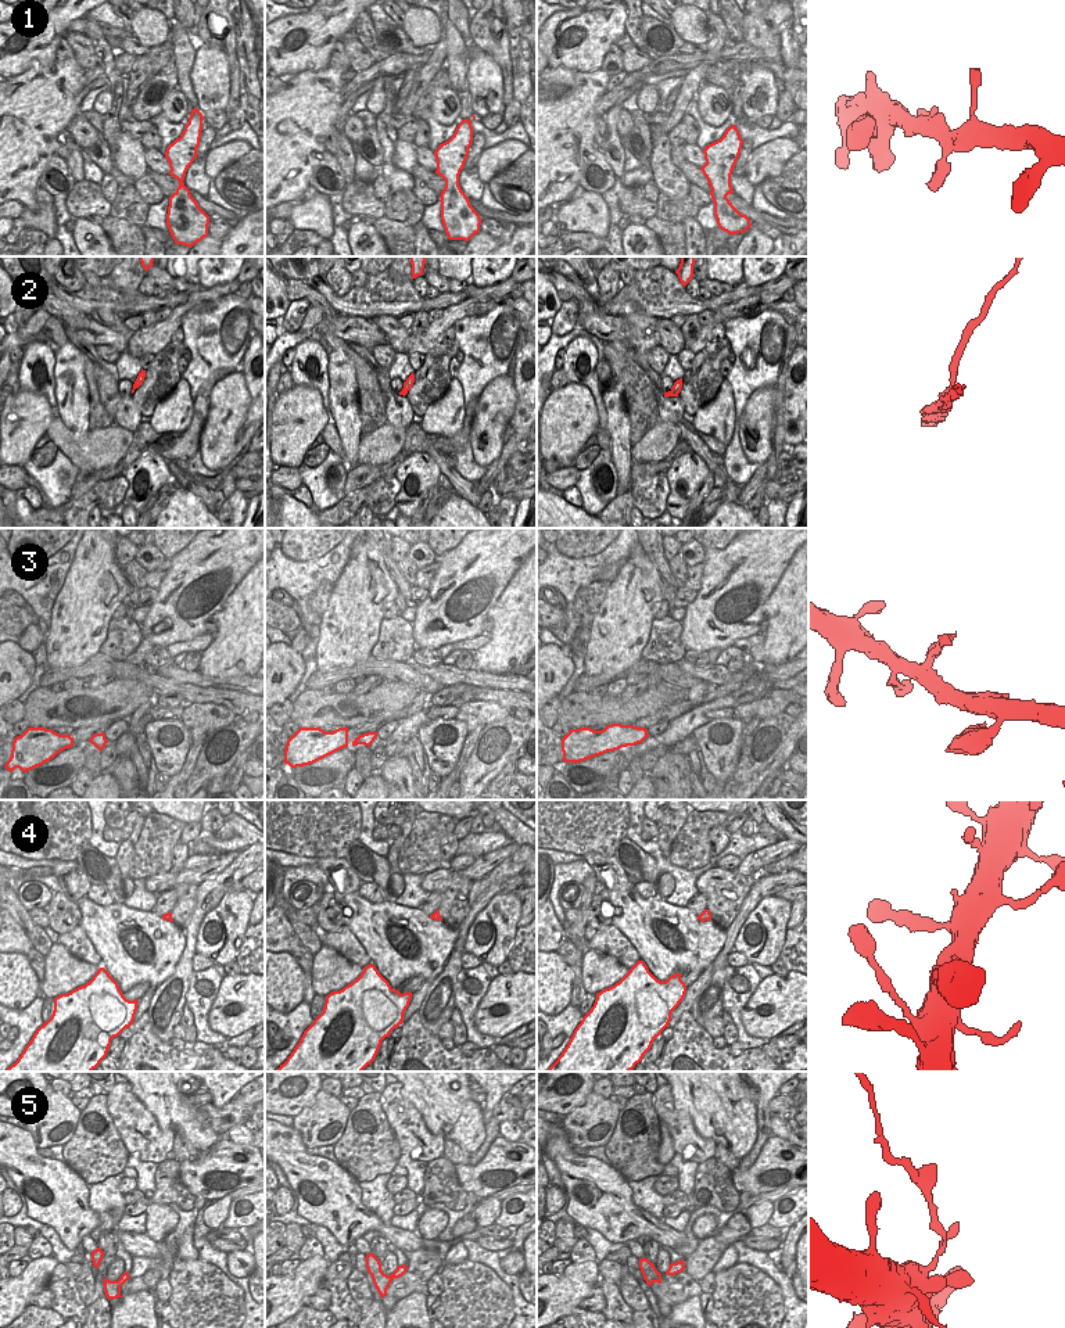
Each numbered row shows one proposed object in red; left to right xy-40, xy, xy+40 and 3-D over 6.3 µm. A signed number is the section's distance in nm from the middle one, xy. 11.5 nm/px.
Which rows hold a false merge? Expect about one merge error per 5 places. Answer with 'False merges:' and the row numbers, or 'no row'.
False merges: 2, 5

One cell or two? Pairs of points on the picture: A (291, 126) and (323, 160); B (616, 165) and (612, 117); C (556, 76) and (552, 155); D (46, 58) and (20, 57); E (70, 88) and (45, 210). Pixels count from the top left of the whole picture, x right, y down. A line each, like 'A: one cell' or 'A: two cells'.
A: two cells
B: one cell
C: two cells
D: one cell
E: two cells

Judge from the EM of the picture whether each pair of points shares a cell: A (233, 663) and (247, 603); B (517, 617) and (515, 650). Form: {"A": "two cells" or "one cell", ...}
{"A": "one cell", "B": "one cell"}

